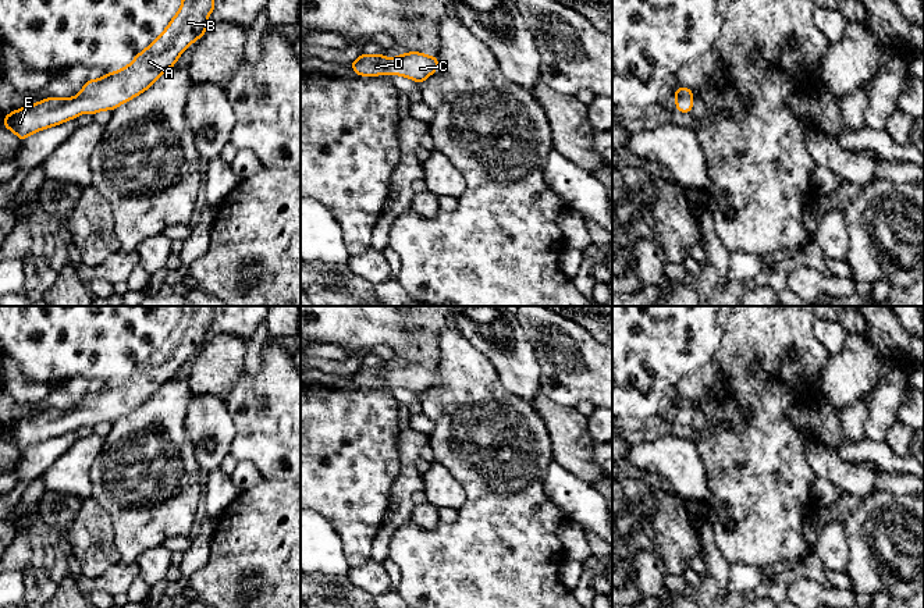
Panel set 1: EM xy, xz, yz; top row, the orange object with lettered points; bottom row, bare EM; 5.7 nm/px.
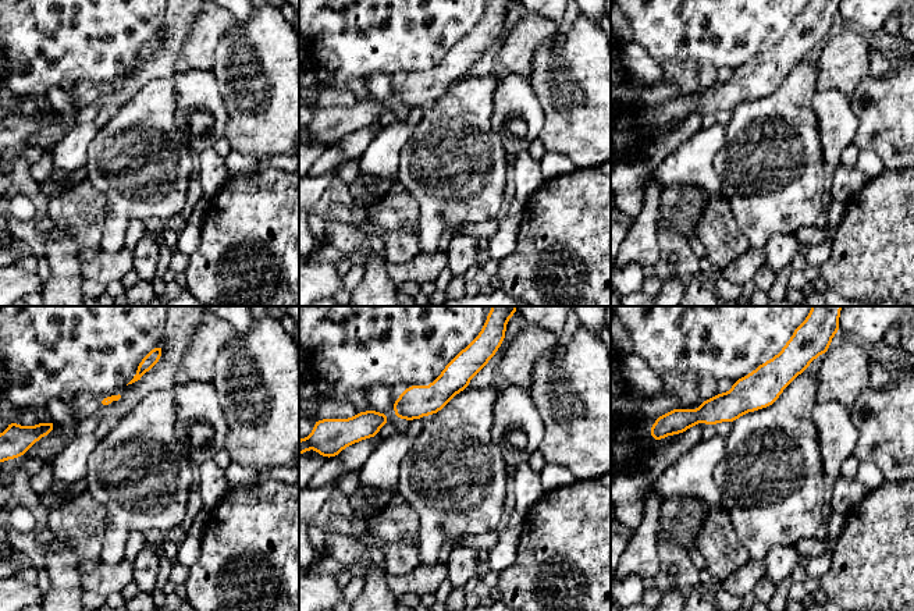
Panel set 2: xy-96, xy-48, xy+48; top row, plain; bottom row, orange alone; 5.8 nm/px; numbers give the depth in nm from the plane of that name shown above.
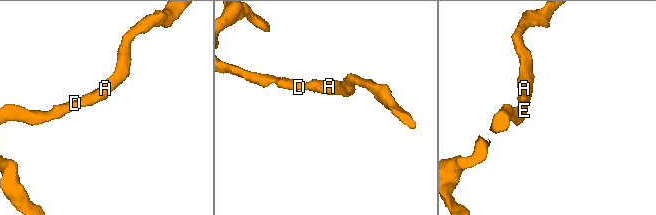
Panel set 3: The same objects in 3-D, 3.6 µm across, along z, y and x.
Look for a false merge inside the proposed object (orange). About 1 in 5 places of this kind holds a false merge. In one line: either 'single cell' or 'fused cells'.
single cell

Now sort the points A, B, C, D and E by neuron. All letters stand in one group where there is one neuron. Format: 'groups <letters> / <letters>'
groups A B C D E

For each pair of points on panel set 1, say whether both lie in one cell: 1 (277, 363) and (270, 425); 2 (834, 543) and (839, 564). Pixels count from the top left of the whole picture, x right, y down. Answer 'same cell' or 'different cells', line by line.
1: same cell
2: same cell

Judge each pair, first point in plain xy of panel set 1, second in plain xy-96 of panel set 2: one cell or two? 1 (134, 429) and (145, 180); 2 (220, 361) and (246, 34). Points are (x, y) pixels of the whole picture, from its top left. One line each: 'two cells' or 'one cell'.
1: one cell
2: two cells

